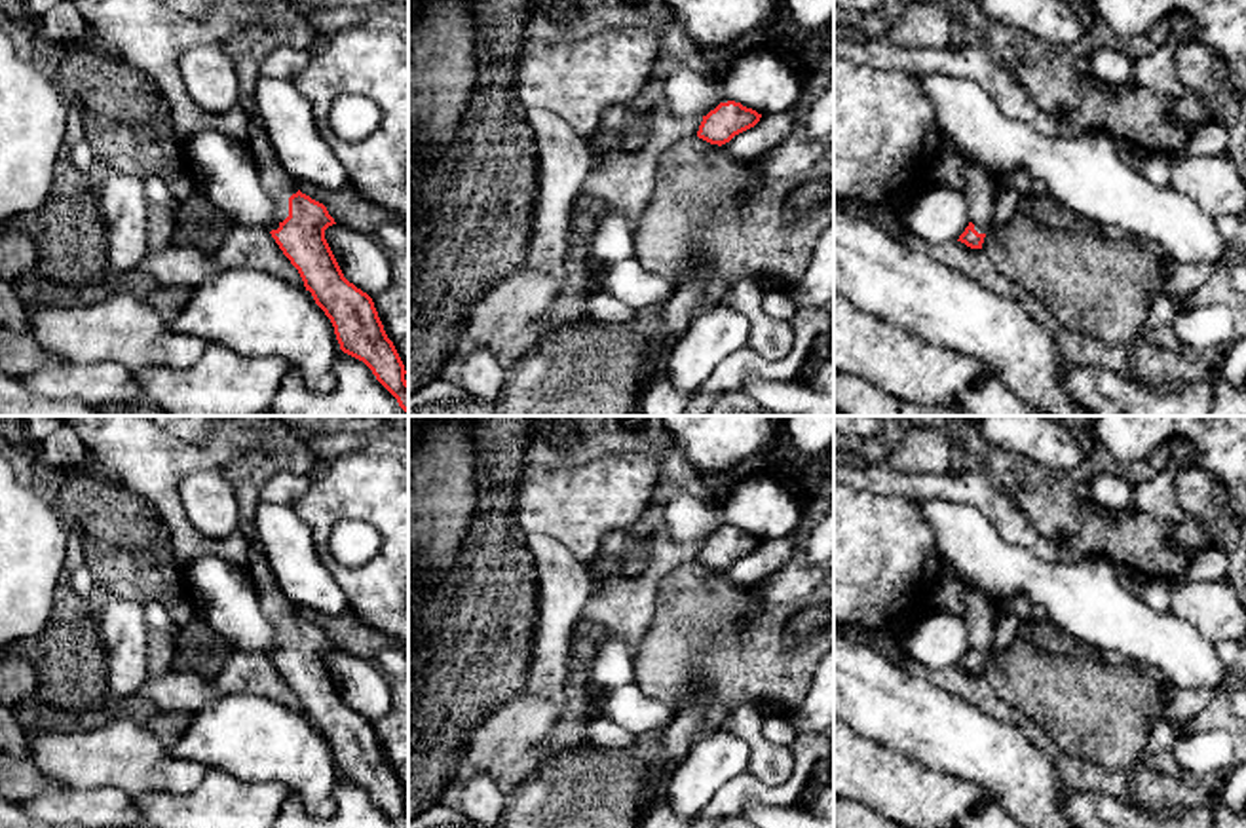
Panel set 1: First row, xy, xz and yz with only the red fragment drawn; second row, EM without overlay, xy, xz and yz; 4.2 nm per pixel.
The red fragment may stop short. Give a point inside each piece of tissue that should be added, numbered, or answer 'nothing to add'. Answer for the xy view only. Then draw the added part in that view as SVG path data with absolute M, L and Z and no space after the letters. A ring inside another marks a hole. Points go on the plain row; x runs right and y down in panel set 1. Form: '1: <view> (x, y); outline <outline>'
1: xy (280, 449); outline M236 416L241 423L253 425L260 437L256 446L236 461L222 463L222 471L237 496L237 530L247 537L251 575L262 612L275 629L272 655L289 642L289 623L298 617L298 608L279 589L264 545L256 532L256 507L264 486L277 473L310 475L319 461L310 450L306 435L275 423L270 416Z

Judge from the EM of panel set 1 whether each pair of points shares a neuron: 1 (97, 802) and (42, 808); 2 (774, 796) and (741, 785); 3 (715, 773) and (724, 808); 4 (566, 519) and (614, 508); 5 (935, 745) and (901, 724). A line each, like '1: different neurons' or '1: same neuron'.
1: same neuron
2: same neuron
3: different neurons
4: same neuron
5: same neuron

